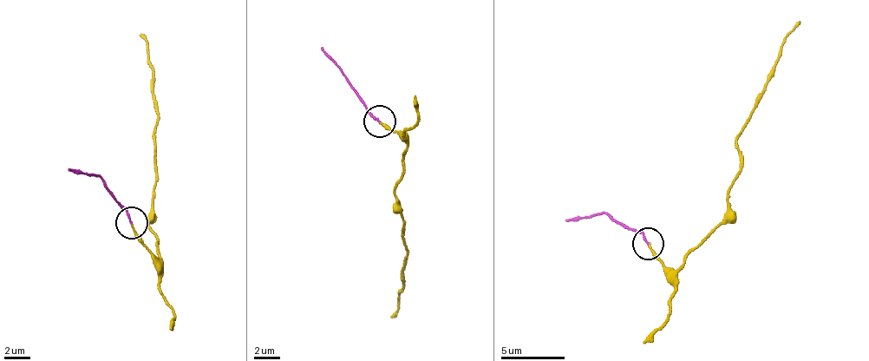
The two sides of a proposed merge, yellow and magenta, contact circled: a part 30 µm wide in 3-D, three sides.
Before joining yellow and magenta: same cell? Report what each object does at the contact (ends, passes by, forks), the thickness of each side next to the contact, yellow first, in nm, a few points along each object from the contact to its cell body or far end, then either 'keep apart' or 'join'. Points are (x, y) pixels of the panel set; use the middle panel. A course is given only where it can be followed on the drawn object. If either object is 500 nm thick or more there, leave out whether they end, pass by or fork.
yellow ends; magenta ends; calibres 170 and 120 nm; course yellow (380, 124), (386, 123), (408, 145), (406, 169), (394, 192), (408, 251), (398, 306), (389, 318); course magenta (380, 121), (349, 85), (340, 66), (321, 48); join

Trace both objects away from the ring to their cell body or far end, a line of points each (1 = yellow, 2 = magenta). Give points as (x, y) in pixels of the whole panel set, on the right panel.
1: (650, 243), (653, 257), (678, 267), (723, 219), (739, 172), (735, 134), (800, 22)
2: (647, 243), (641, 232), (604, 212), (566, 219)

